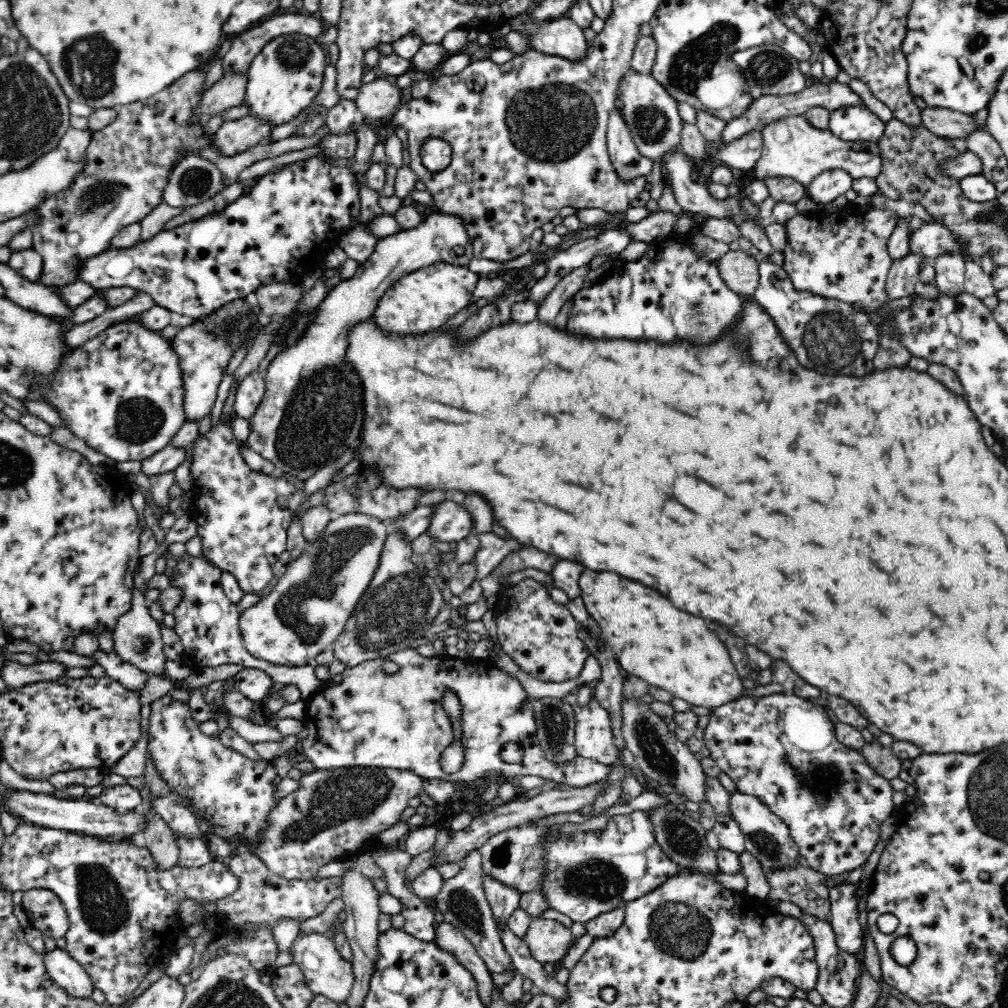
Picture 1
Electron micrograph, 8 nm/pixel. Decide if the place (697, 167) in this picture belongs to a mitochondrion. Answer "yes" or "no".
no

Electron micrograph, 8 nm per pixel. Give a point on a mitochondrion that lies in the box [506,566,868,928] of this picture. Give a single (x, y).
(598, 880)

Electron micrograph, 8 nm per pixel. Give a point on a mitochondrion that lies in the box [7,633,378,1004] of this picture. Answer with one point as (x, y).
(105, 907)

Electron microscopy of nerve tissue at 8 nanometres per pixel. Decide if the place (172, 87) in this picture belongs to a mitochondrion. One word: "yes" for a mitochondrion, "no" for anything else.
no

